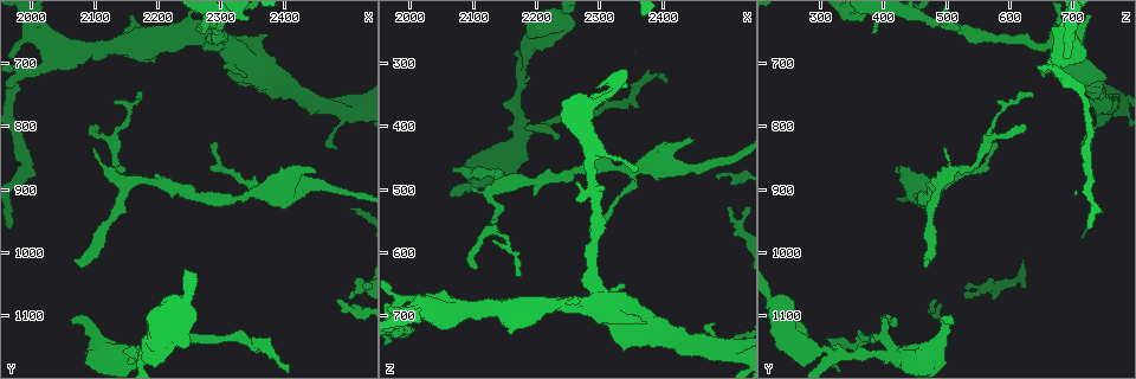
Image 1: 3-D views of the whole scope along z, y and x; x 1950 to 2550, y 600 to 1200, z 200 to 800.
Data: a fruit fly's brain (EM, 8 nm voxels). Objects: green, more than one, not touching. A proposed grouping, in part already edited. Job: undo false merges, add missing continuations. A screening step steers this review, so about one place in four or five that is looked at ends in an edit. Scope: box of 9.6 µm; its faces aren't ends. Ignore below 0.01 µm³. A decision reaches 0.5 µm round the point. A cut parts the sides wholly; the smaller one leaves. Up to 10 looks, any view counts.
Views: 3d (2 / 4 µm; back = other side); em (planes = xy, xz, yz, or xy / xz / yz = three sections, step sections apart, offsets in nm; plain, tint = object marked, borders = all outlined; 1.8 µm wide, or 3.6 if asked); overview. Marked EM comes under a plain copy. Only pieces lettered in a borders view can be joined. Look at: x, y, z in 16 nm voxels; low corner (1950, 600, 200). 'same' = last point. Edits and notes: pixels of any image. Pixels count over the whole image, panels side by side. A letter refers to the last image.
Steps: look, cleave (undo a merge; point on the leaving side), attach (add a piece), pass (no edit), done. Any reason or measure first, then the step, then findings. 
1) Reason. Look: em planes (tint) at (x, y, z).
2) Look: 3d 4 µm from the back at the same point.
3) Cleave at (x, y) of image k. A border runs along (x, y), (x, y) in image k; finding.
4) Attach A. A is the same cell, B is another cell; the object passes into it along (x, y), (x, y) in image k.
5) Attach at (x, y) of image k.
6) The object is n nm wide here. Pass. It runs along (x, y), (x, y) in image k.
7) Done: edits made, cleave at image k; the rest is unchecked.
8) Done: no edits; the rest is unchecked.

Branch point. Look: 3d 2 µm at (2180, 1160, 330).

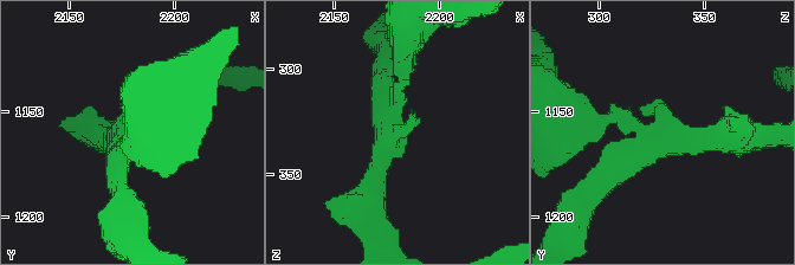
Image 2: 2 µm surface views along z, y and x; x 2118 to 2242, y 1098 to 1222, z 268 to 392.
3 arms meet here; the arms are 200, 200, 280 nm wide; need the tissue. Look: em planes (tint) at (2177, 1163, 328).

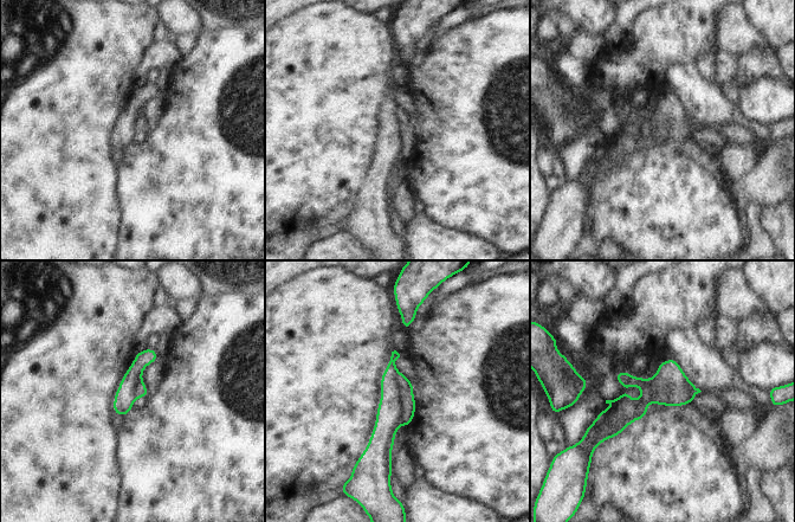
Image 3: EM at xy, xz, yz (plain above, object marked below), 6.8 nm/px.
See the neighbours. Look: em planes (borders) at the same point.

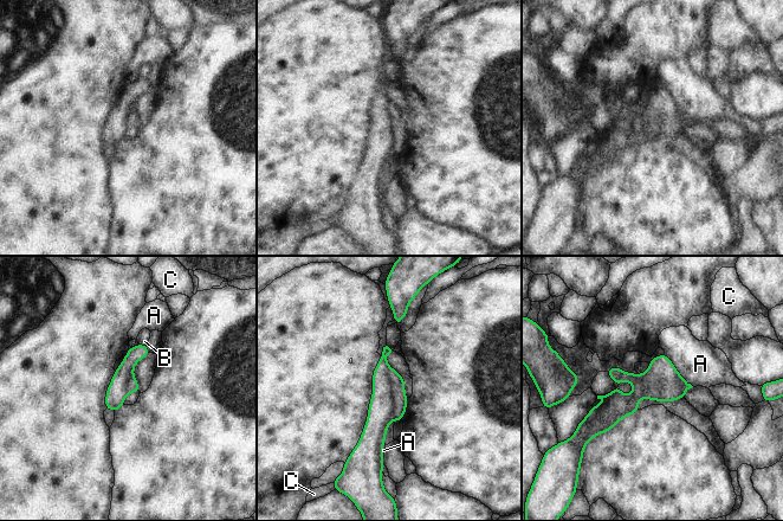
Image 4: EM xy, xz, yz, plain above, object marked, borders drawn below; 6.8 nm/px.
Cleave at (380, 411) of image 4. A, B and C are other cells; the part that leaves runs along (386, 349), (381, 370), (376, 458) in image 4; a second cell is stuck on.

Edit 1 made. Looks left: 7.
Redraw. Look: overview.

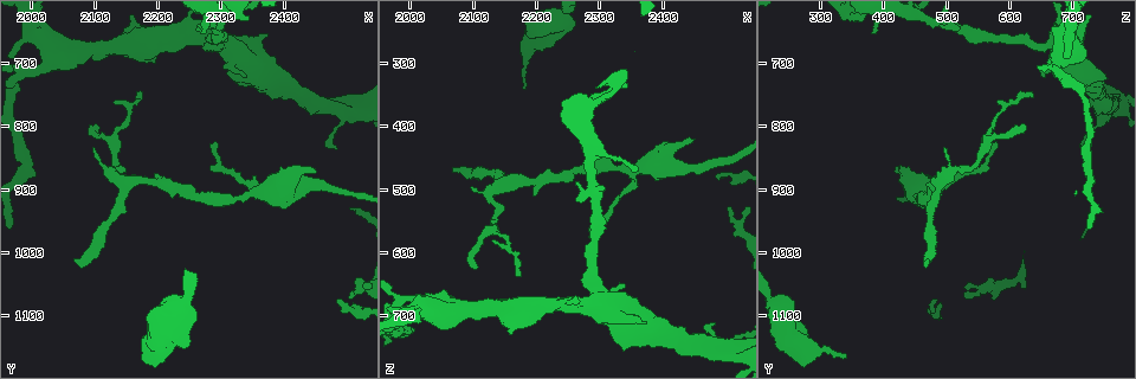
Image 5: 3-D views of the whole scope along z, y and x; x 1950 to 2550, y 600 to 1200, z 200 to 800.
Free end. Look: em 3.6 µm xz step 8 (tint) at (2110, 805, 620).

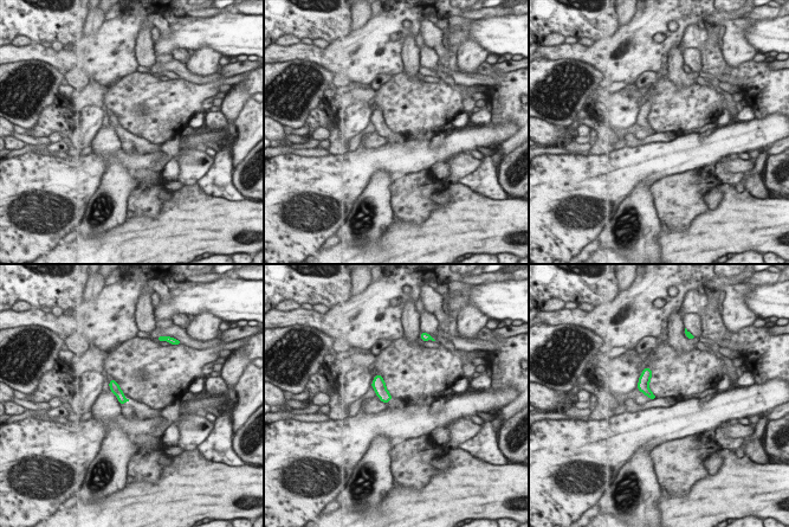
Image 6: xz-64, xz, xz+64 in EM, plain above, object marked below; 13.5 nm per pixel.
Look: em 3.6 µm planes (borders) at the same point.

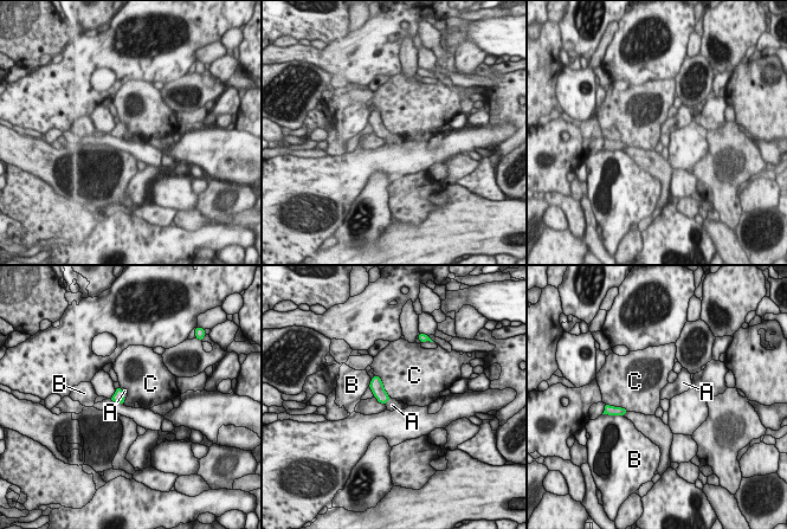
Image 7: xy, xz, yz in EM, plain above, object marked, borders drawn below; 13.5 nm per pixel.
Attach A. A is the same cell, B and C are other cells; the object passes into it along (118, 397), (122, 394), (124, 391) in image 7; the cell continues.

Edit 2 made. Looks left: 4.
Look: overview.

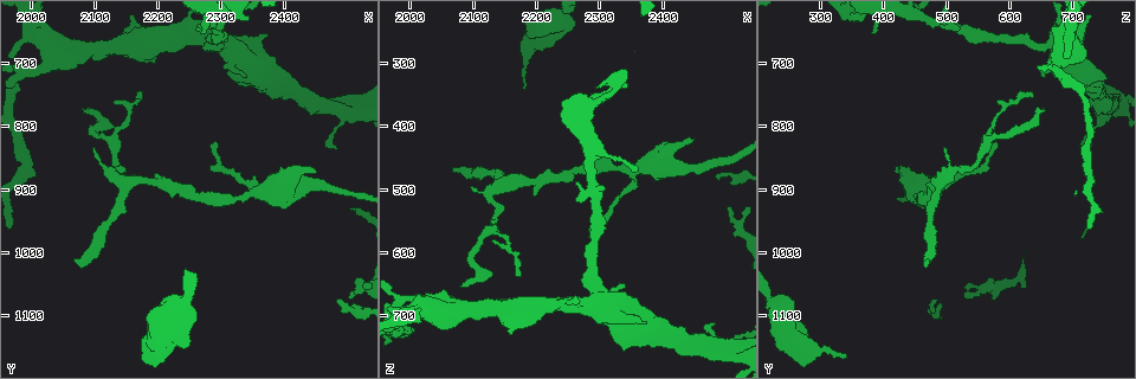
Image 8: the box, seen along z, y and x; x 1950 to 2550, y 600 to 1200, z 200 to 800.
Abrupt turn. Look: em yz step 4 (tint) at (2510, 775, 755).

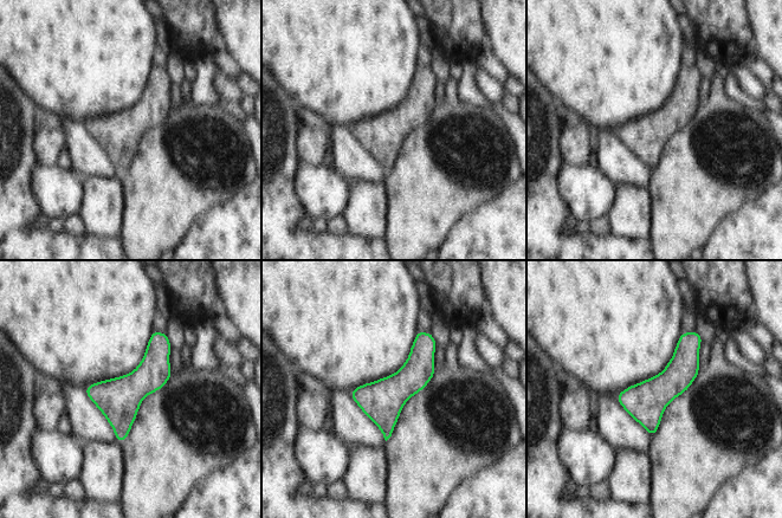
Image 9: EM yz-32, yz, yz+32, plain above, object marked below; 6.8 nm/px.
Another direction. Look: em planes (borders) at the same point.

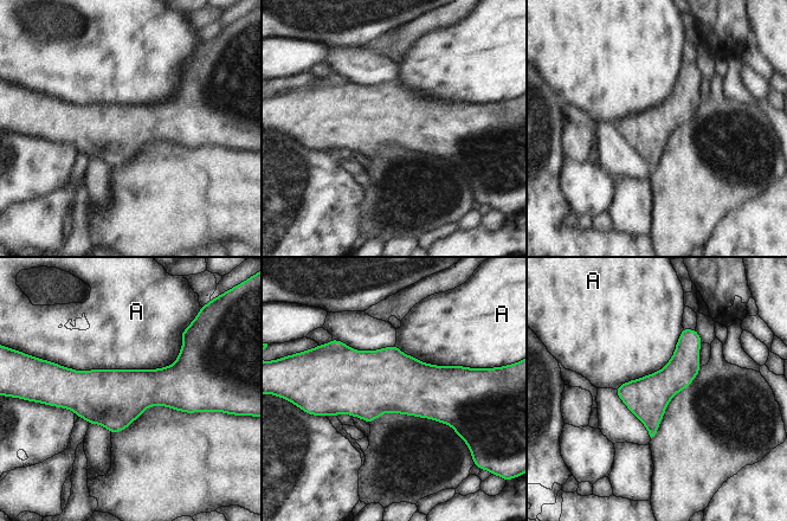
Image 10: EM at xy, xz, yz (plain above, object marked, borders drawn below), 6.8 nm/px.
The longest contact is with A, 950 nm. Cleave at (334, 345) of image 10. A is another cell; two cells meet here.

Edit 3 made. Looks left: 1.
Tapers out. Look: em planes (borders) at (2485, 1075, 480).

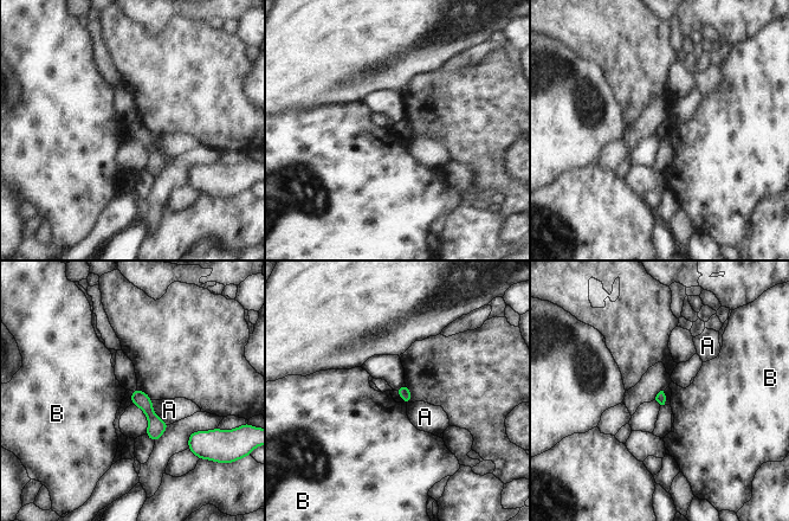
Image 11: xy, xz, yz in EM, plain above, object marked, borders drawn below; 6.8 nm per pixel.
Pass. A and B are other cells; it runs along (136, 392), (155, 422), (155, 437) in image 11; none of them fits.

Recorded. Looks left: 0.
Done: edits made, cleave at image 4, attach at image 7, cleave at image 10; the rest is unchecked.

